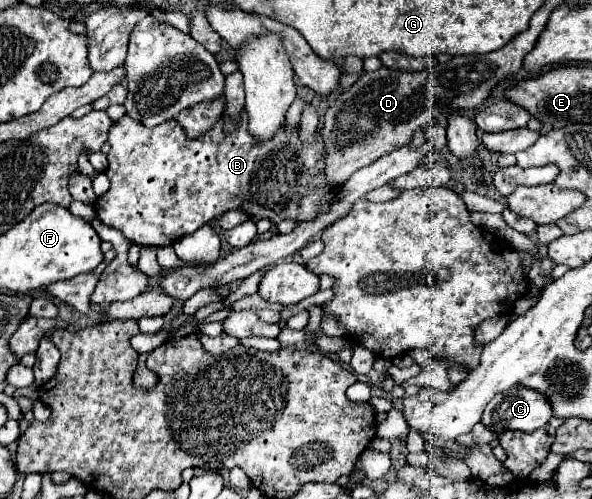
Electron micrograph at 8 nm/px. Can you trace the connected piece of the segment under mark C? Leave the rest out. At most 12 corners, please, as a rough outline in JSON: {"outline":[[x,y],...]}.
{"outline":[[496,394],[482,424],[496,434],[534,432],[554,416],[546,394]]}

